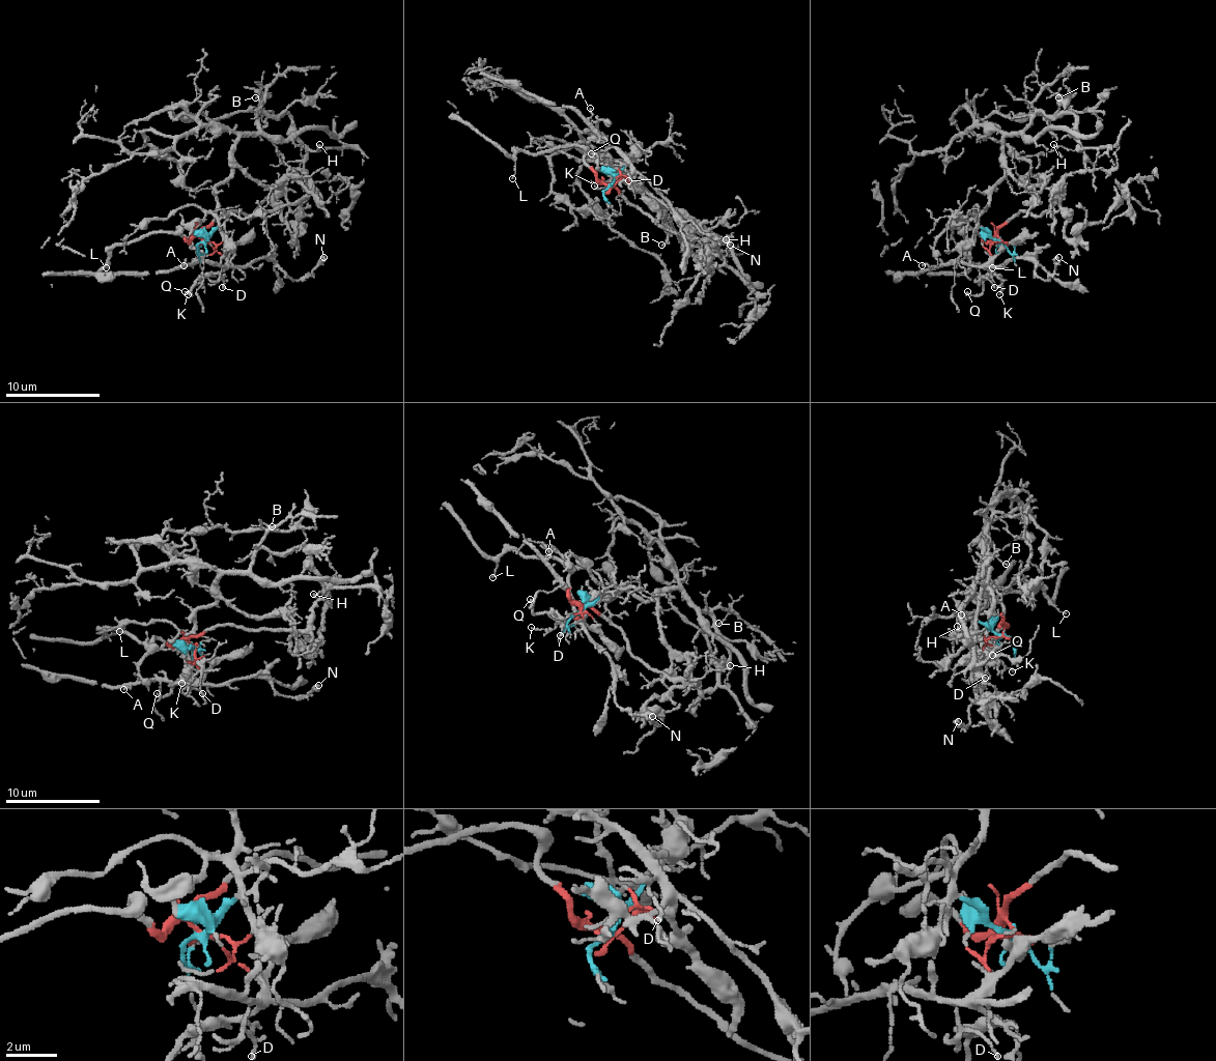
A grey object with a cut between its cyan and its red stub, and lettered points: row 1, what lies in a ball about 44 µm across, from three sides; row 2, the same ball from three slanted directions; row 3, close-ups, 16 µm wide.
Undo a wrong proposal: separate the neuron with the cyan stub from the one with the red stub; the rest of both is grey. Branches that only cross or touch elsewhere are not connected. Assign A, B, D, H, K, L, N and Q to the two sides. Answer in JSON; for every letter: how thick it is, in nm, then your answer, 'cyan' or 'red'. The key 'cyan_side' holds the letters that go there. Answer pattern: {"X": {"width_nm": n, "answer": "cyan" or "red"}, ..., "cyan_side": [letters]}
{"A": {"width_nm": 120, "answer": "red"}, "B": {"width_nm": 80, "answer": "cyan"}, "D": {"width_nm": 130, "answer": "red"}, "H": {"width_nm": 160, "answer": "cyan"}, "K": {"width_nm": 110, "answer": "red"}, "L": {"width_nm": 90, "answer": "red"}, "N": {"width_nm": 260, "answer": "red"}, "Q": {"width_nm": 170, "answer": "red"}, "cyan_side": ["B", "H"]}

